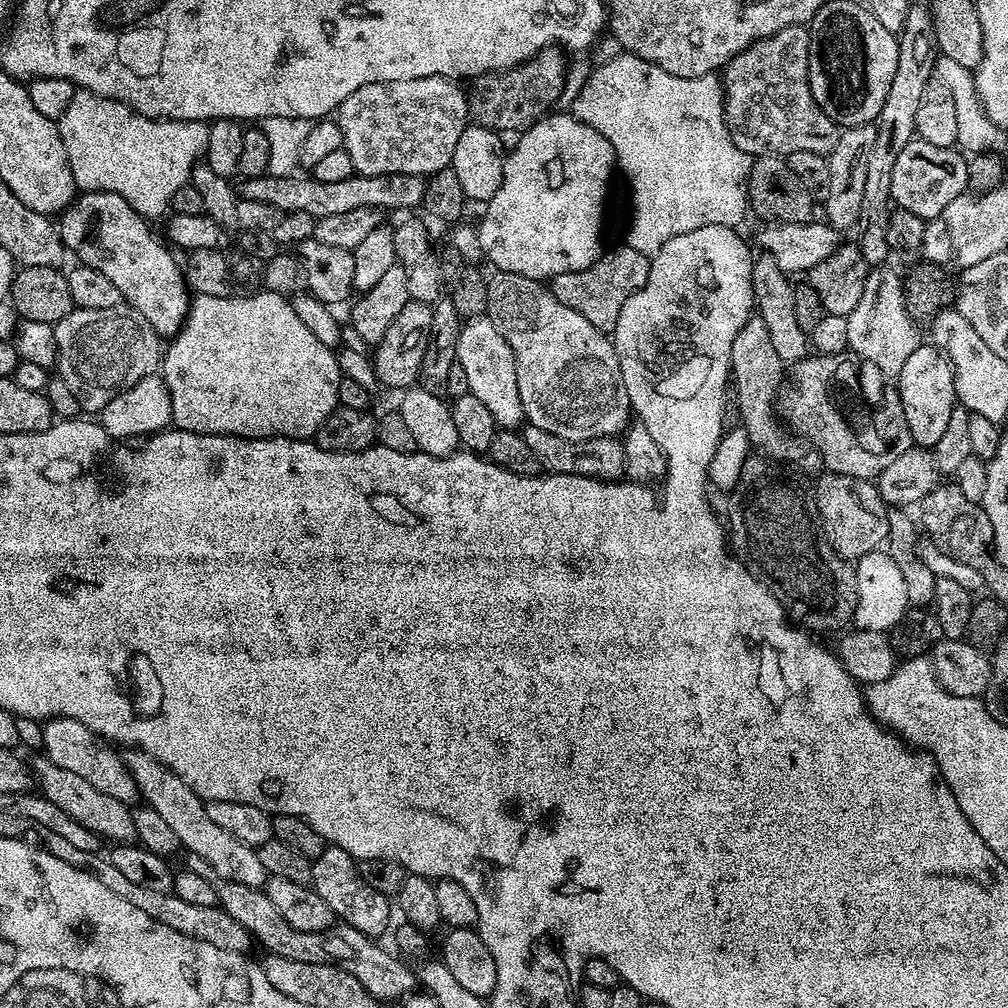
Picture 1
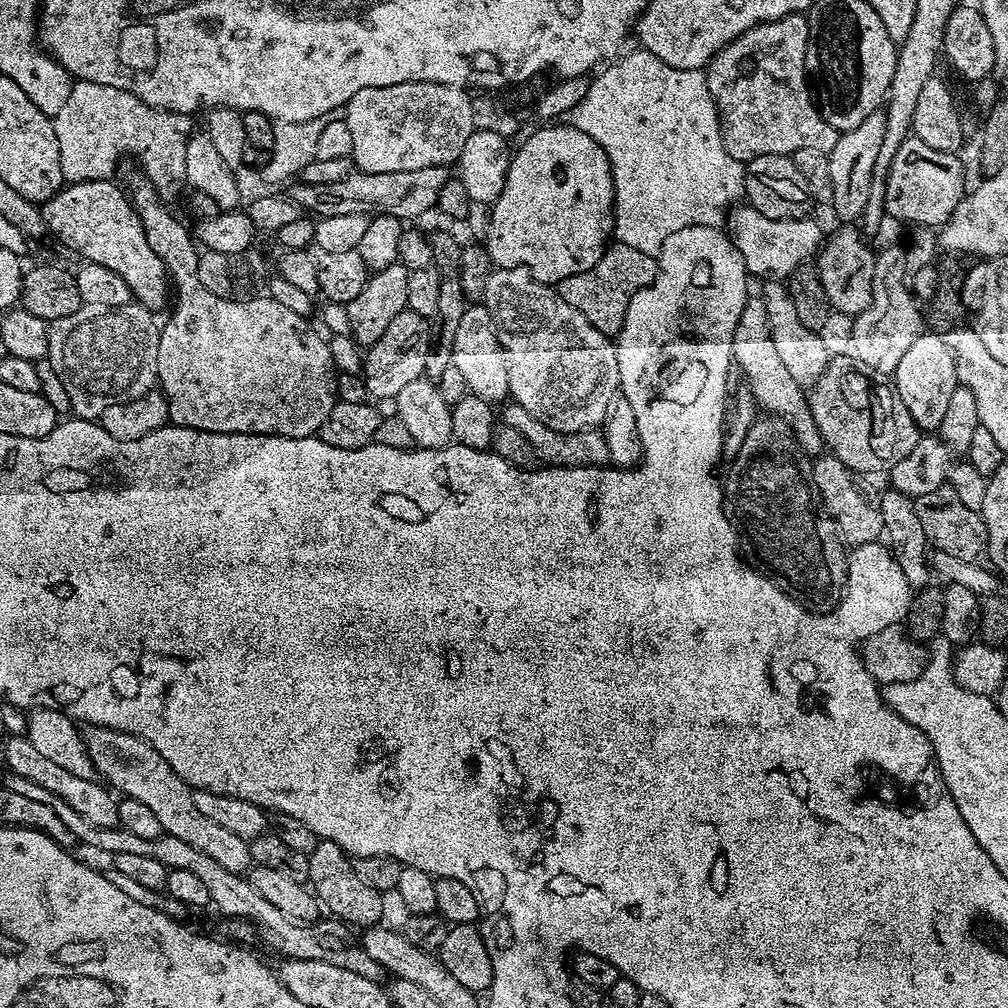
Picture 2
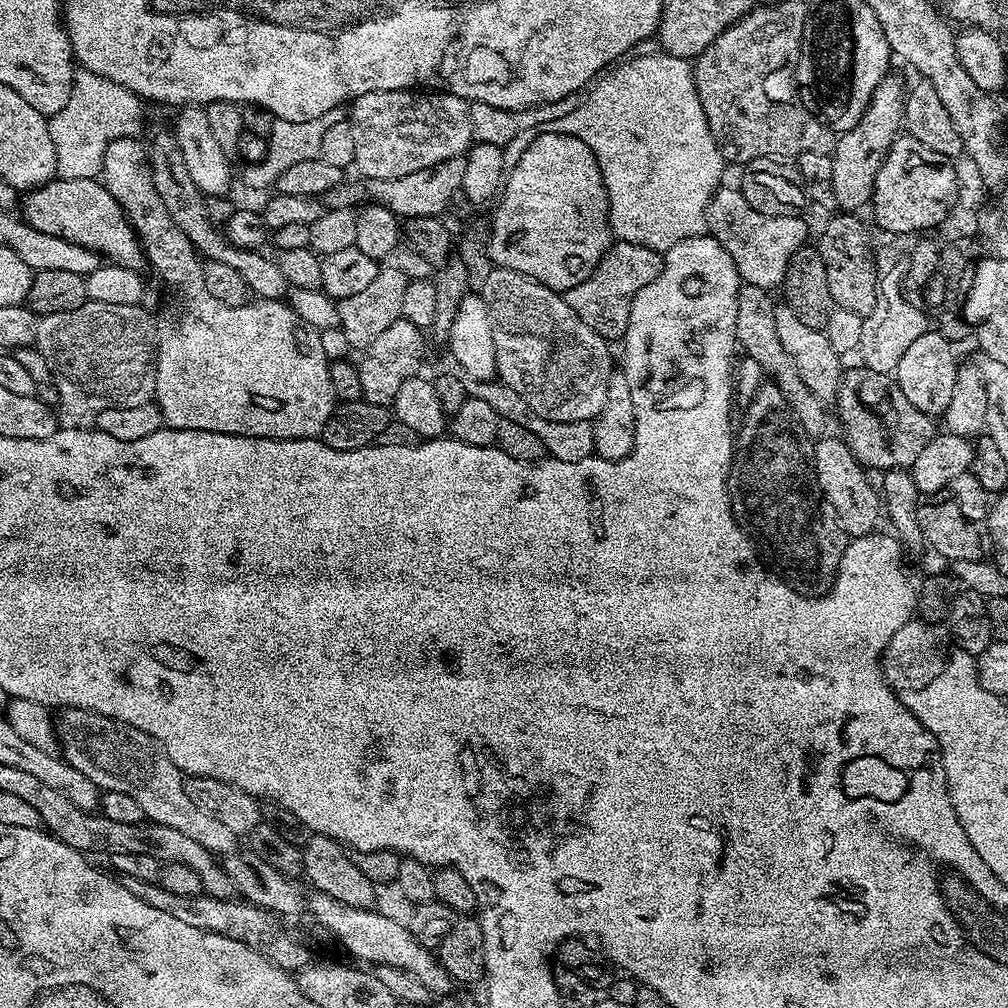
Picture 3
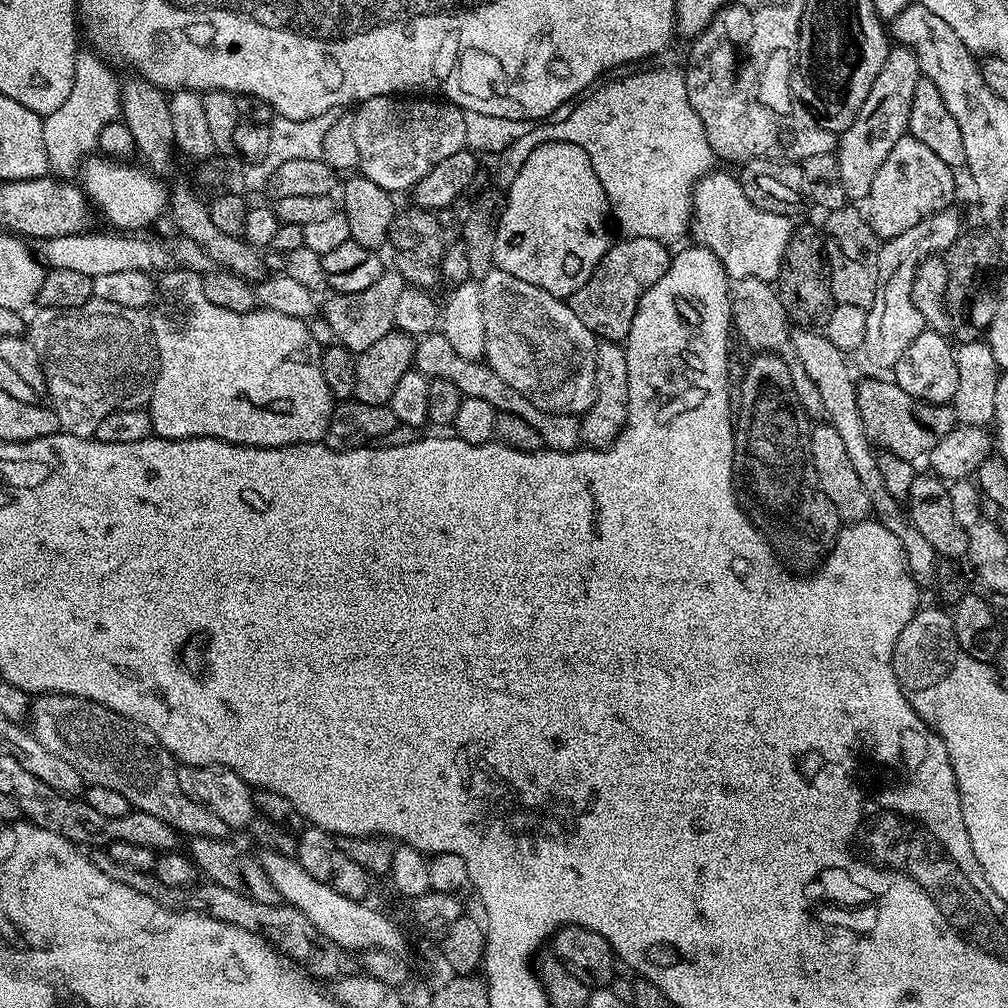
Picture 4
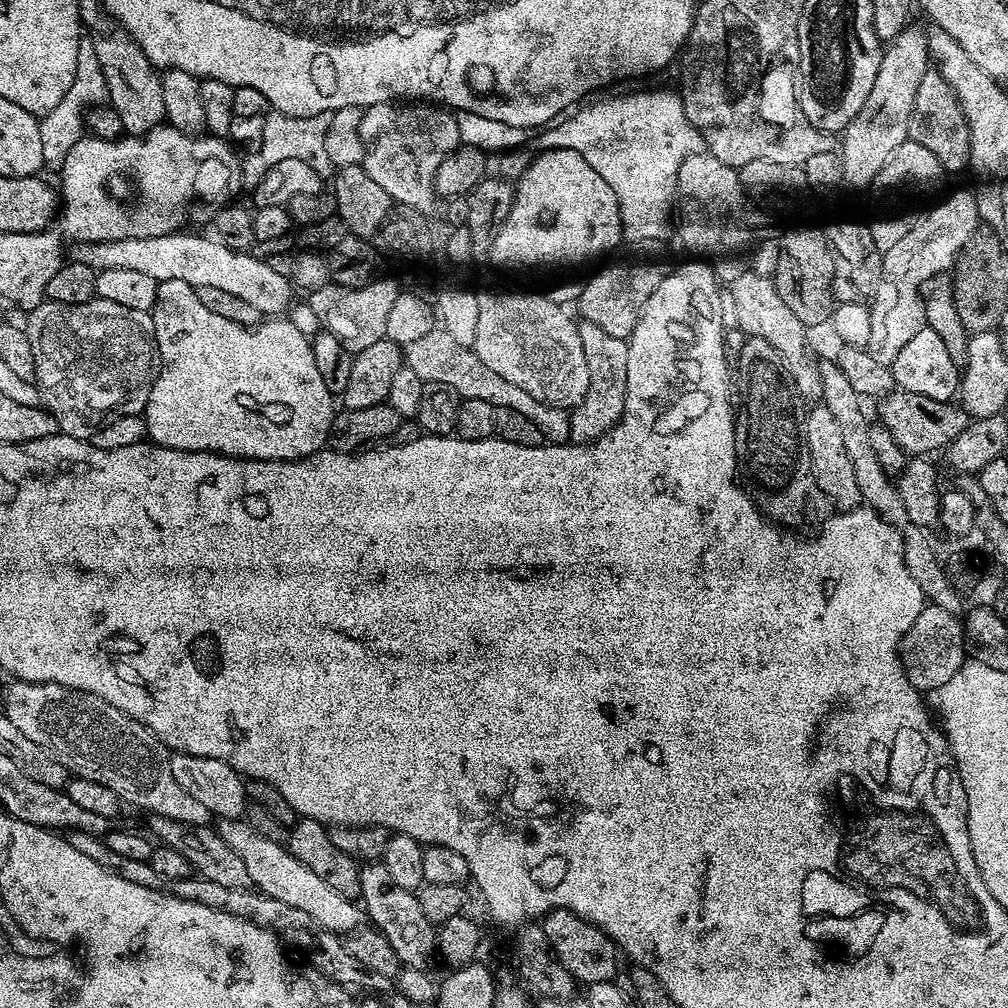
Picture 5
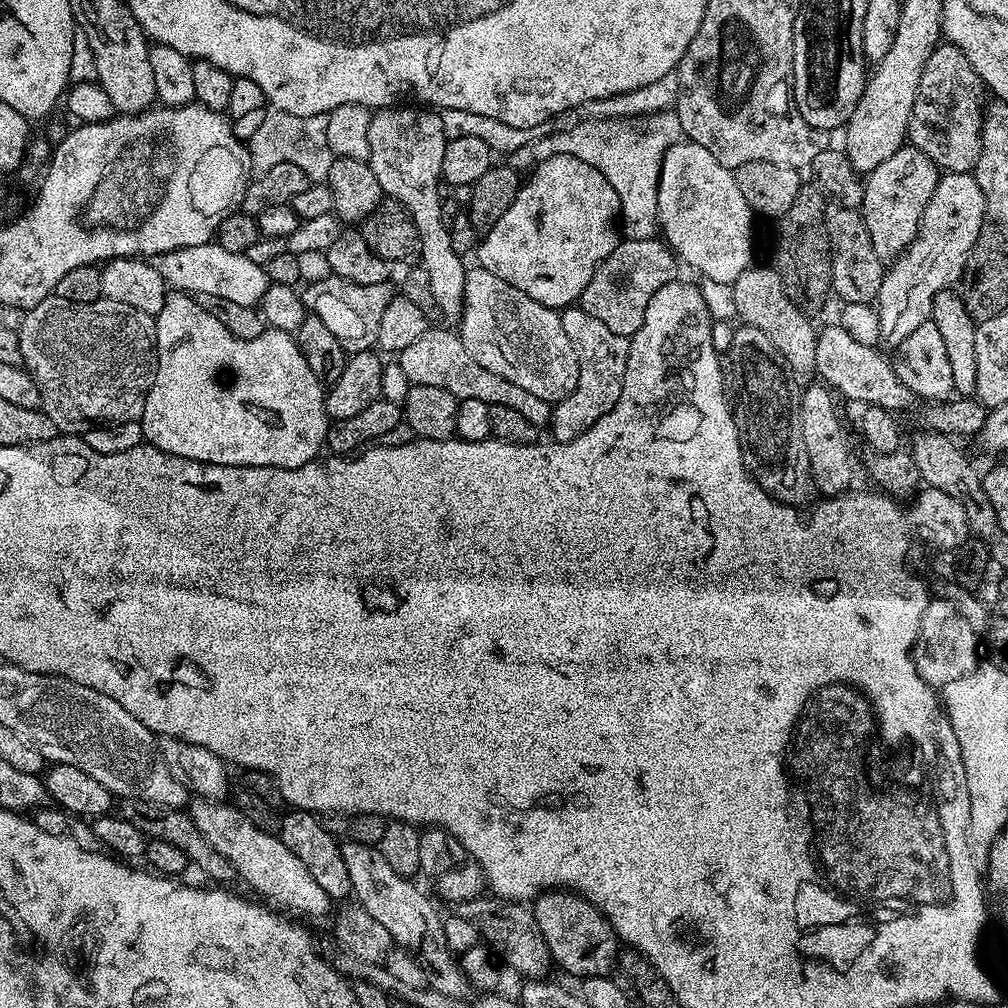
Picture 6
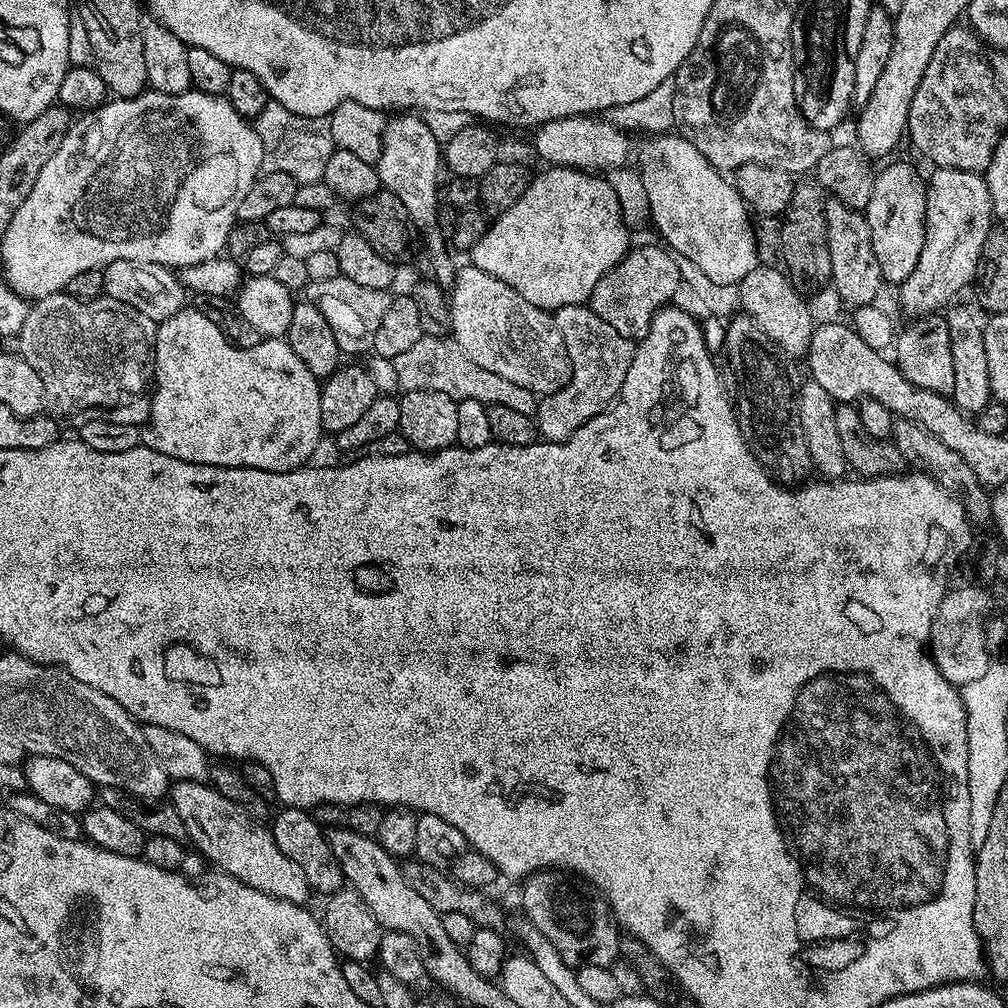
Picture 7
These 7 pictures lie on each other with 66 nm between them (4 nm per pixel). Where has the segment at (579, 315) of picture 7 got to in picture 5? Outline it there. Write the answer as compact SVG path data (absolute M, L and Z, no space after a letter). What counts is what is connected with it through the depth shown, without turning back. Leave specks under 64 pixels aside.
M580 320L577 323L578 338L582 338L582 350L586 350L586 370L590 370L590 386L586 398L577 408L571 409L568 421L570 434L568 440L574 444L589 444L604 436L622 418L626 406L626 358L628 342L606 334L594 322Z

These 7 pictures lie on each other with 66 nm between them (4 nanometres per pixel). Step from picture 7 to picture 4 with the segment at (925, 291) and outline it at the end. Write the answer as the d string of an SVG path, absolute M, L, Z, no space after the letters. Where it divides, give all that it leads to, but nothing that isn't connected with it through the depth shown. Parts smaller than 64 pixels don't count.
M949 206L940 212L931 212L918 226L902 230L894 238L883 241L880 246L880 275L882 287L872 307L867 309L866 338L863 351L872 355L872 360L891 369L906 354L906 349L918 334L925 332L924 319L918 314L918 306L912 301L912 283L921 259L933 254L943 254L959 238L962 231L960 216L955 207Z

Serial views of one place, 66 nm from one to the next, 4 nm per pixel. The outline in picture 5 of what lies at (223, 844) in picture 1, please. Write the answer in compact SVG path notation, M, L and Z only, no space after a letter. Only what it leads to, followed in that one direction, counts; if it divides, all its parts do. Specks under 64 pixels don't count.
M13 679L11 683L4 692L2 704L6 718L10 718L30 742L38 742L38 746L62 762L73 777L102 782L102 786L114 790L121 802L141 808L144 814L201 826L213 823L212 812L178 786L170 771L169 749L144 724L86 690L74 690L54 682Z

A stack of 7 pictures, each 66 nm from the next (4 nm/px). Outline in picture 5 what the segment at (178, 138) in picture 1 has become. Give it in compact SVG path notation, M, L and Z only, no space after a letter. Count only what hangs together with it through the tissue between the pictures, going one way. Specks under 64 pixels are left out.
M90 42L81 43L78 50L78 70L74 74L74 82L70 90L66 90L66 98L50 110L50 114L39 117L42 134L42 158L45 165L52 170L59 170L64 165L66 154L80 141L86 132L86 113L93 106L100 106L108 99L106 78L102 78L102 66L98 64L98 54Z

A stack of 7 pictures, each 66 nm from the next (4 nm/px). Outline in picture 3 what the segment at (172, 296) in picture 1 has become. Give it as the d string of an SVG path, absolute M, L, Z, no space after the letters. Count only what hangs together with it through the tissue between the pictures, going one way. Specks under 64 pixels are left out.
M57 178L41 187L29 189L23 195L22 208L23 204L22 218L36 230L86 246L118 266L137 270L145 267L144 250L127 212L99 179Z

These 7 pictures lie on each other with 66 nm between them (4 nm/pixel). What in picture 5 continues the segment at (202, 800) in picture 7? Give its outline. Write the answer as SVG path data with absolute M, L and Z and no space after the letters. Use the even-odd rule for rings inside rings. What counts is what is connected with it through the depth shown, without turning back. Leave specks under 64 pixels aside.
M243 819L238 820L220 820L218 831L226 846L242 858L246 866L248 879L259 891L264 892L270 898L278 898L278 902L287 902L289 906L294 906L297 910L306 910L314 922L326 926L326 930L337 934L347 934L361 927L362 908L356 900L347 900L342 898L318 874L314 874L294 854L290 854L284 844L270 842L270 838L262 838ZM361 916L361 920L360 920Z

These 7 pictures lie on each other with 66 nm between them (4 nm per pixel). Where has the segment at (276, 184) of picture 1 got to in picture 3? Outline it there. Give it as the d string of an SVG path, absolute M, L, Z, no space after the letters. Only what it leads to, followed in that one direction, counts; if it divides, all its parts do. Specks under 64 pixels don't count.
M455 156L454 158L446 158L446 162L438 162L426 170L414 170L414 174L404 174L402 178L365 179L363 181L364 188L360 184L345 182L334 186L334 190L326 190L322 199L325 209L355 209L368 201L385 207L386 210L392 211L399 218L440 216L449 211L450 205L461 195L465 171L465 157Z

